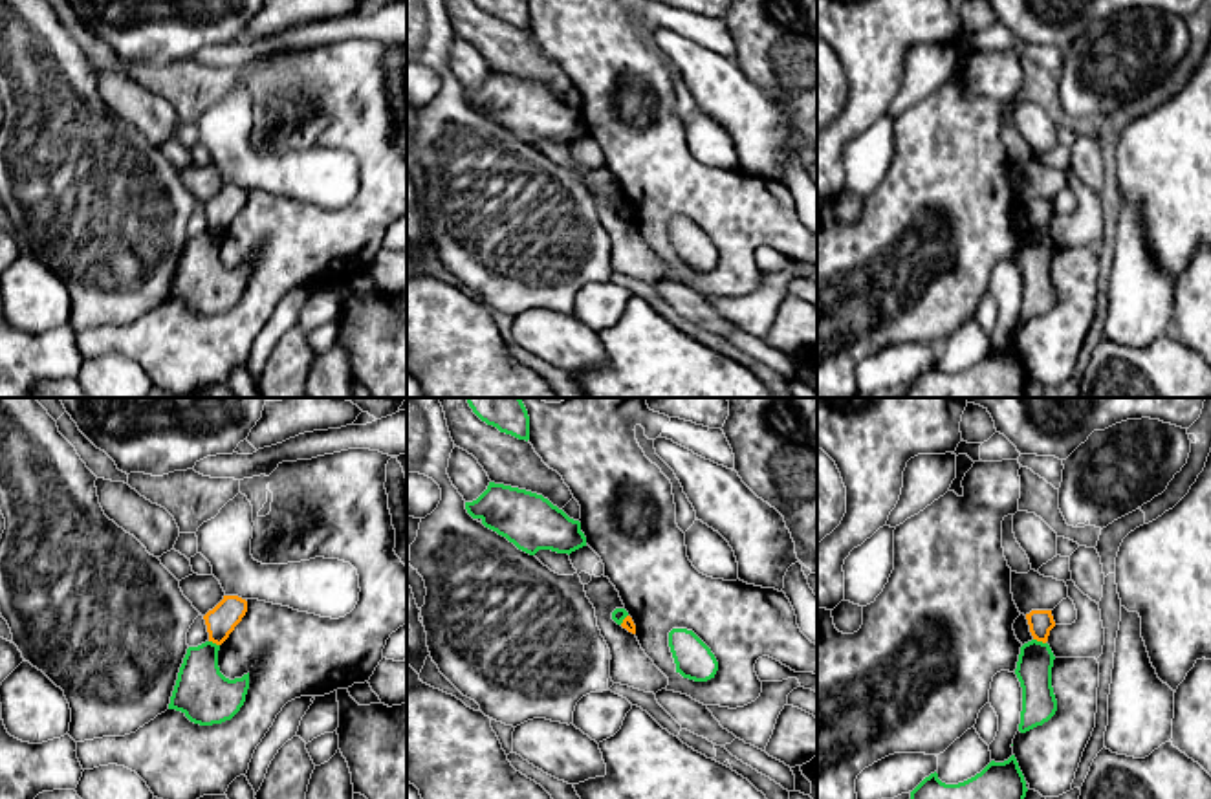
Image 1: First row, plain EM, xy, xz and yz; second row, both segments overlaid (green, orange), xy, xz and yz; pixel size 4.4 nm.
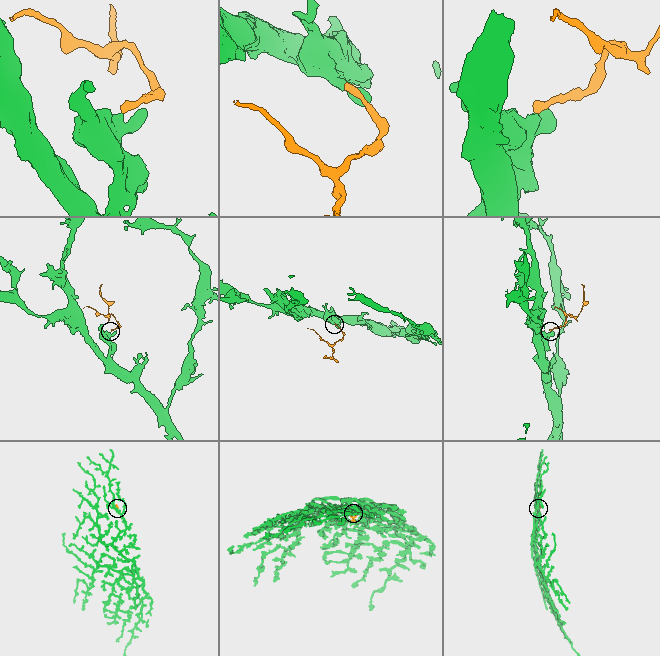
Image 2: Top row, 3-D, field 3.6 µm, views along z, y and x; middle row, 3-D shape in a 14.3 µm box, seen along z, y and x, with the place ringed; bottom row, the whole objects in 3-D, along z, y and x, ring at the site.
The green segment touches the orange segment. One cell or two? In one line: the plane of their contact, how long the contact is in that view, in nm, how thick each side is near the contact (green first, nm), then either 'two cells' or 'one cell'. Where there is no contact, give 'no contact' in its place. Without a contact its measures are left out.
meets green in yz; contact 60 nm long; 160 nm thick on the green side, 110 nm on the other; two cells

